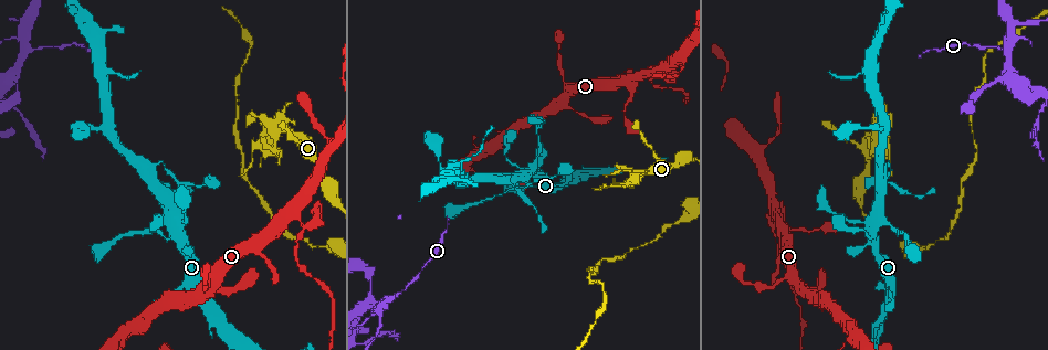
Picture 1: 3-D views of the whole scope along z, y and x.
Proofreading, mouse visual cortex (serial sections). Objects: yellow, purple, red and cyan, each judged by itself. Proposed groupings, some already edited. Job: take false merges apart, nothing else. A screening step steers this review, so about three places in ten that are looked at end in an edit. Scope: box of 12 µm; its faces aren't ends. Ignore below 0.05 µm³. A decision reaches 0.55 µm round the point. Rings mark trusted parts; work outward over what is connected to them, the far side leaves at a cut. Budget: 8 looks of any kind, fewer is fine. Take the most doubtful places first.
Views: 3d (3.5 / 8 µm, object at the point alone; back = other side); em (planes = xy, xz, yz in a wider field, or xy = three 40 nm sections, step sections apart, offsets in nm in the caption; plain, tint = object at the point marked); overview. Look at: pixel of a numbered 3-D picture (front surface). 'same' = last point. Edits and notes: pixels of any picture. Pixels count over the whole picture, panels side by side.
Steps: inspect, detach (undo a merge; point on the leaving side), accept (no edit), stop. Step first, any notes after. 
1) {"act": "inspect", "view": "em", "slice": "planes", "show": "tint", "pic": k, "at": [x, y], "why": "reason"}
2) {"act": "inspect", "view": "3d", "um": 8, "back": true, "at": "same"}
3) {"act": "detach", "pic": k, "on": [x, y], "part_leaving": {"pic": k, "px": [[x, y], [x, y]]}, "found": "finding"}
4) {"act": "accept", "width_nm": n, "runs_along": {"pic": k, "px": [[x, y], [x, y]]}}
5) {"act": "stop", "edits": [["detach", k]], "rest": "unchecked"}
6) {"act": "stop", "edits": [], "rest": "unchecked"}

{"act": "inspect", "view": "3d", "um": 3.5, "back": true, "pic": 1, "at": [874, 133], "why": "a fork"}

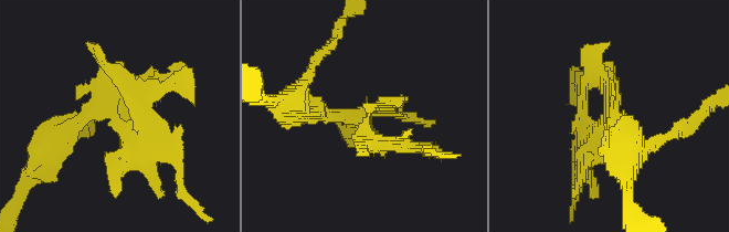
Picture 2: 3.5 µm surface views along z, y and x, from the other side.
{"act": "inspect", "view": "em", "slice": "xy", "step": 1, "show": "tint", "pic": 2, "at": [104, 109]}

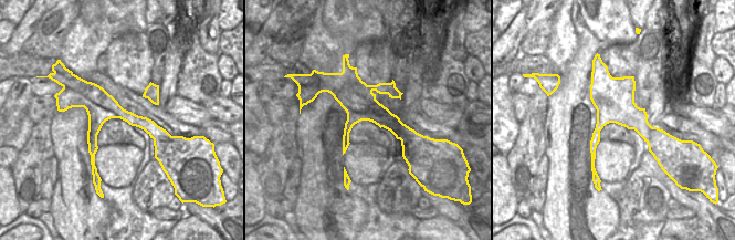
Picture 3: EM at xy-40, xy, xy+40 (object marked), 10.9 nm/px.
{"act": "accept", "runs_along": {"pic": 2, "px": [[293, 106], [354, 115], [398, 144]]}, "found": "continuous, no second cell"}

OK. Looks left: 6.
{"act": "inspect", "view": "3d", "um": 8, "pic": 1, "at": [318, 223], "why": "sharp bend"}

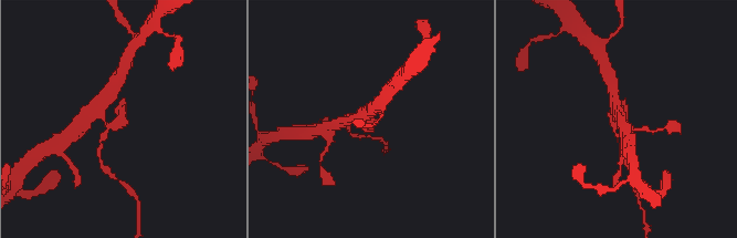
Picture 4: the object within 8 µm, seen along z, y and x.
{"act": "inspect", "view": "em", "slice": "xy", "step": 1, "show": "tint", "pic": 4, "at": [370, 121]}

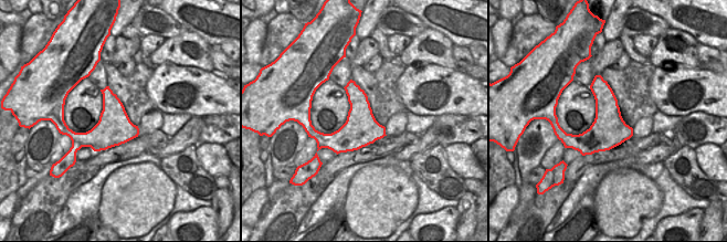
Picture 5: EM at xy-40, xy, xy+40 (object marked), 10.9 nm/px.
{"act": "detach", "pic": 4, "on": [101, 146], "part_leaving": {"pic": 4, "px": [[107, 130], [98, 147], [103, 168]]}, "found": "a second cell is stuck on"}

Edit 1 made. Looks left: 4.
{"act": "inspect", "view": "overview"}

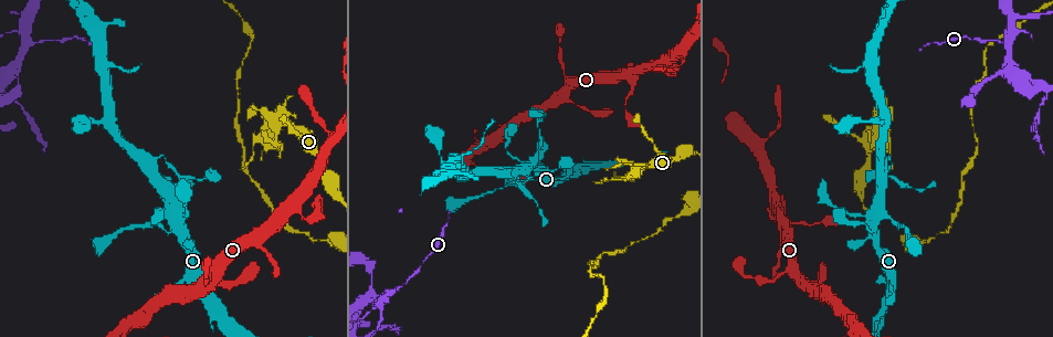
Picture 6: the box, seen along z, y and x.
{"act": "inspect", "view": "3d", "um": 3.5, "pic": 6, "at": [1005, 42], "why": "thick turns thin"}

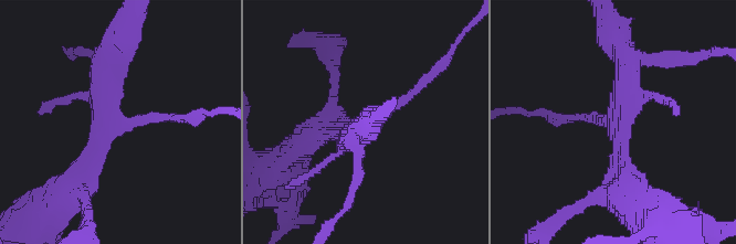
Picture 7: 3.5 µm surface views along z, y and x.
{"act": "inspect", "view": "em", "slice": "planes", "show": "tint", "pic": 7, "at": [617, 127]}

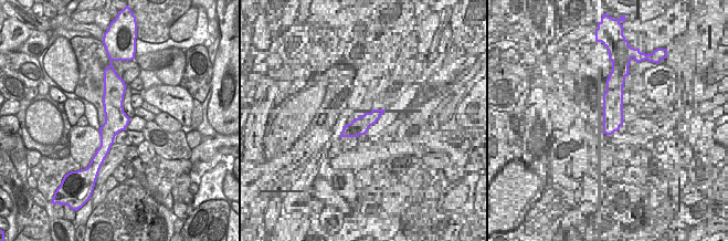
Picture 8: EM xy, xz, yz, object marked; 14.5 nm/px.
{"act": "inspect", "view": "em", "slice": "xy", "step": 2, "show": "tint", "at": "same", "why": "another direction"}

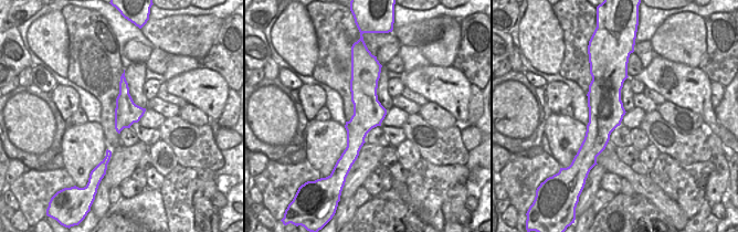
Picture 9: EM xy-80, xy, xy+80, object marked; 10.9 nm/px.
{"act": "accept", "runs_along": {"pic": 7, "px": [[177, 118], [116, 125], [69, 183]]}, "found": "all the same cell"}

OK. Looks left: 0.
{"act": "stop", "edits": [["detach", 4]], "rest": "unchecked"}

